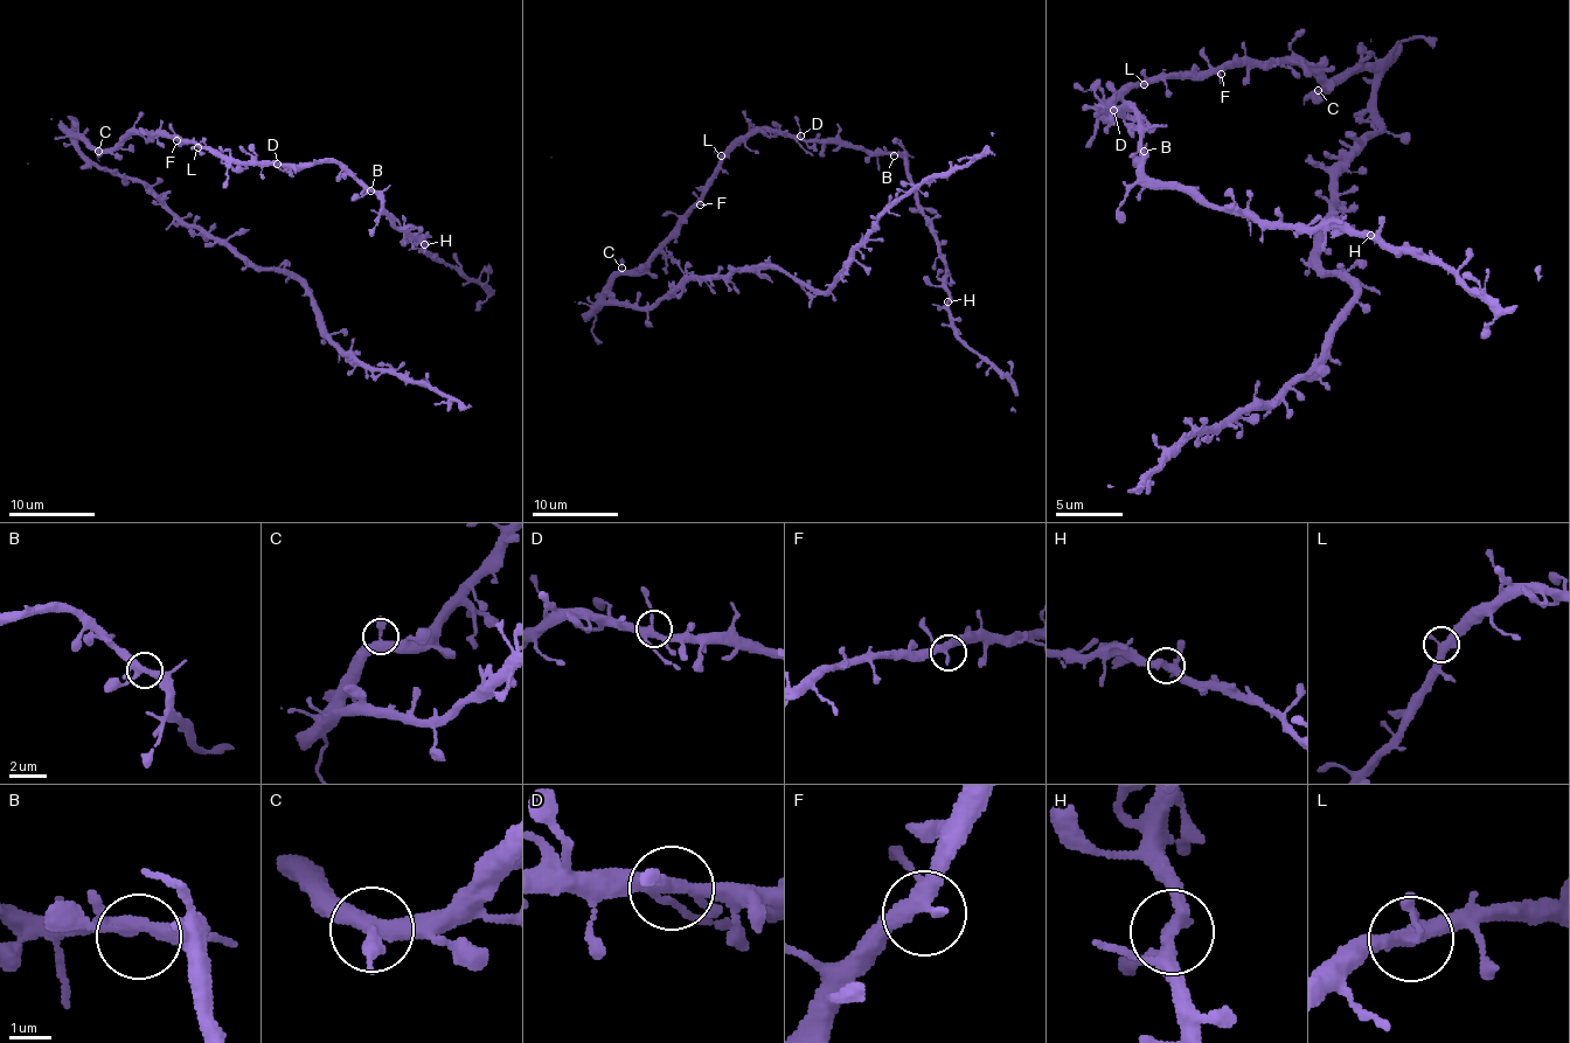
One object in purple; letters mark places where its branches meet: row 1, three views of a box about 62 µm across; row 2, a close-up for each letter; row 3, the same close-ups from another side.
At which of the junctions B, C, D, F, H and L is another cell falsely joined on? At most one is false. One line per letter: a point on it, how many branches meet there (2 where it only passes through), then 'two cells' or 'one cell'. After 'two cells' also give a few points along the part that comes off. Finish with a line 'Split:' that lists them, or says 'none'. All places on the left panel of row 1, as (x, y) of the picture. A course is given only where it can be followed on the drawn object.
B: at (370, 190); 4 branches meet; one cell
C: at (98, 151); 3 branches meet; one cell
D: at (277, 164); 5 branches meet; one cell
F: at (176, 140); 3 branches meet; one cell
H: at (424, 244); 4 branches meet; one cell
L: at (198, 147); 3 branches meet; one cell
Split: none

